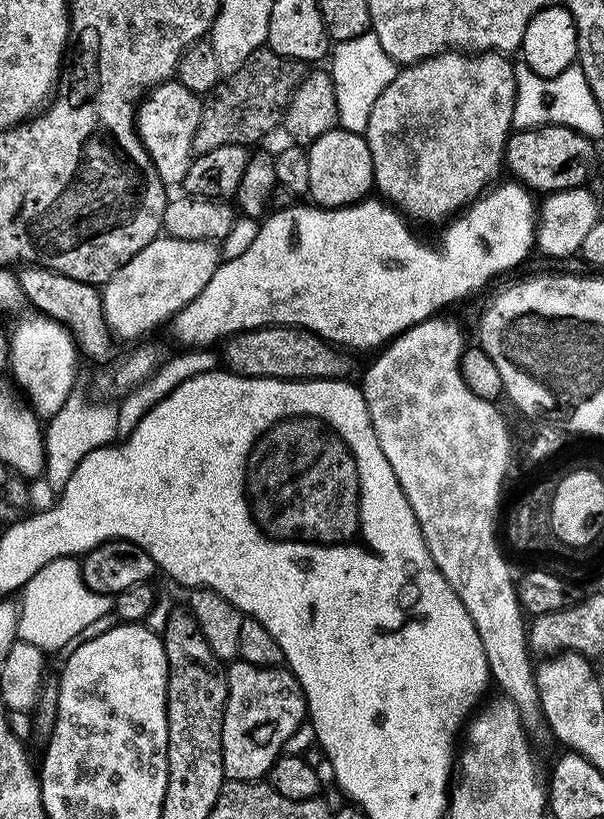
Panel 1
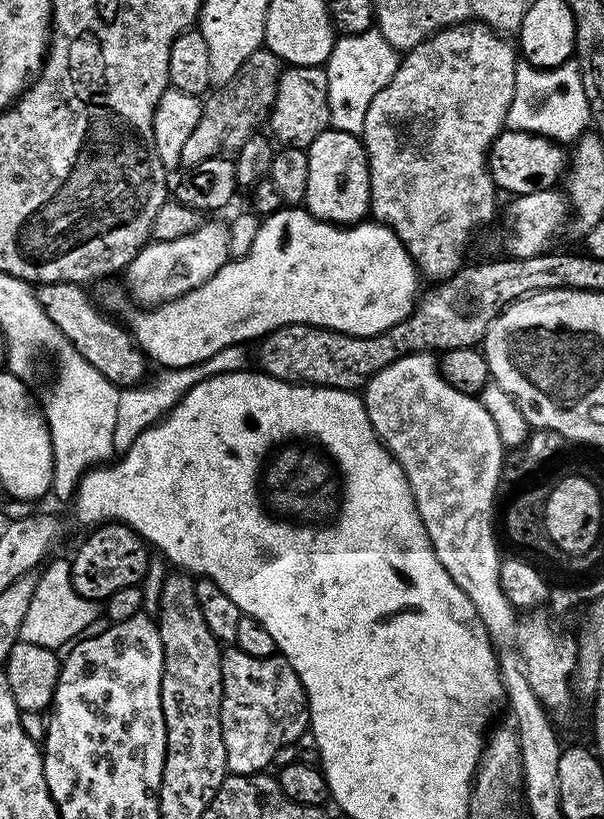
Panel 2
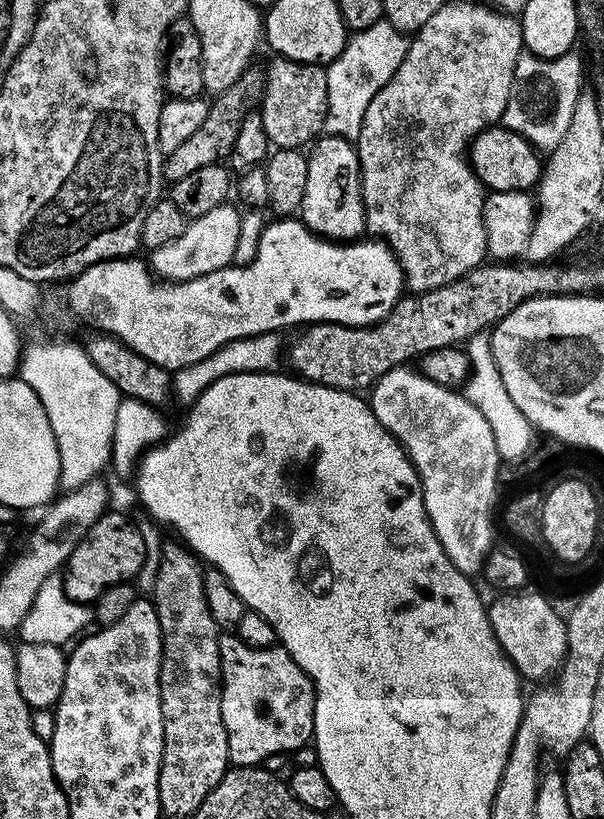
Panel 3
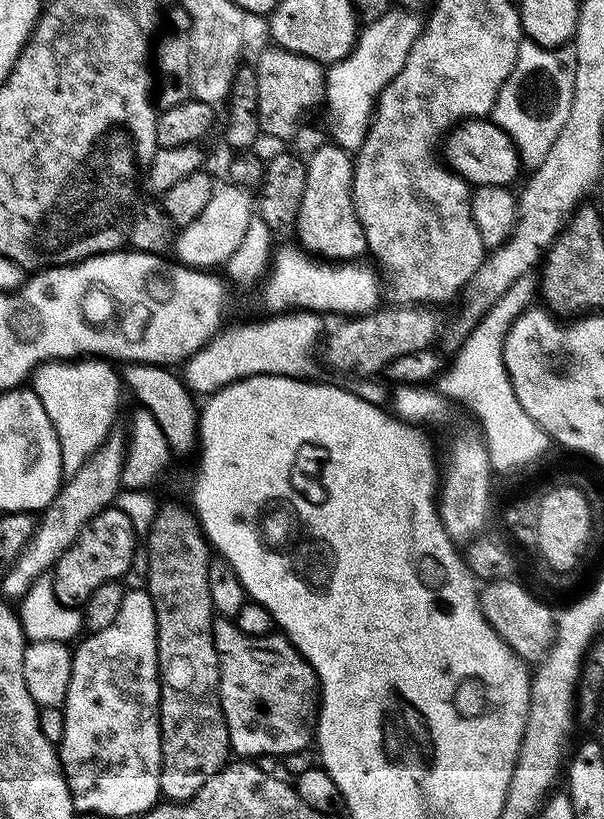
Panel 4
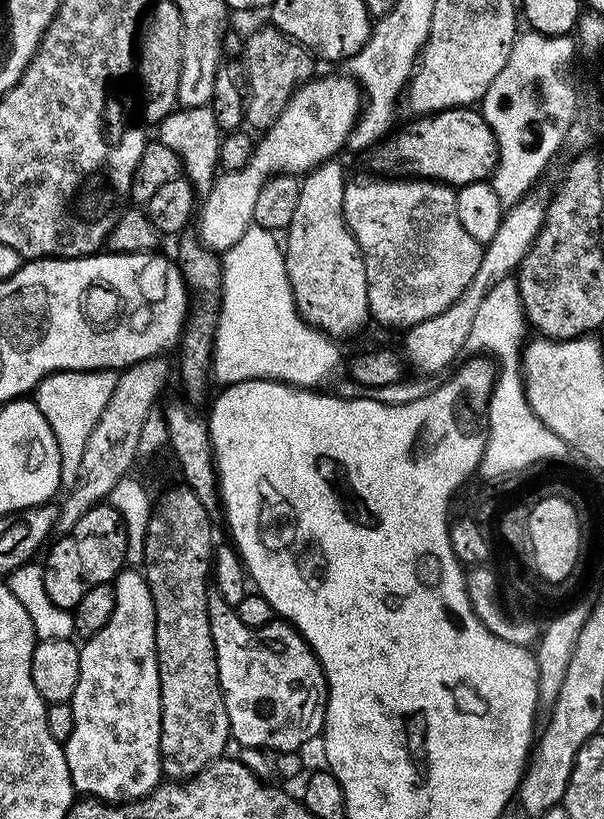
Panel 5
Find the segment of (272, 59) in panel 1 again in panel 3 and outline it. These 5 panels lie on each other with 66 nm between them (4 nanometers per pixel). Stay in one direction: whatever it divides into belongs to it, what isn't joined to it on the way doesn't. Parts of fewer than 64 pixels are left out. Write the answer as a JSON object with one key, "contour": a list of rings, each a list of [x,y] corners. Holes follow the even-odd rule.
{"contour":[[[256,66],[248,67],[230,86],[230,90],[219,93],[209,103],[208,117],[206,122],[186,142],[175,145],[164,158],[164,179],[168,182],[175,182],[186,178],[186,174],[194,174],[194,170],[202,170],[202,166],[210,166],[227,161],[232,154],[234,138],[238,138],[238,130],[246,114],[253,111],[264,97],[264,72],[256,69]],[[216,100],[216,101],[215,101]],[[172,152],[172,153],[171,153]]]}

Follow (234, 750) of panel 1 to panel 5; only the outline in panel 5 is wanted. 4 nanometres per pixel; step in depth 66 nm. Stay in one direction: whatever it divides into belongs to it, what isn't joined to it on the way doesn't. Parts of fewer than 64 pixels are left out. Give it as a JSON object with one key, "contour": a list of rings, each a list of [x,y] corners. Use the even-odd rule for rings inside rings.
{"contour":[[[212,590],[208,593],[208,613],[210,614],[210,638],[214,638],[214,650],[218,658],[218,678],[220,679],[220,689],[224,695],[224,705],[228,715],[228,727],[233,741],[237,740],[240,748],[262,748],[269,753],[277,754],[281,752],[300,752],[303,744],[308,744],[312,739],[319,737],[324,731],[324,715],[328,705],[328,679],[324,677],[322,666],[314,654],[314,650],[302,638],[302,634],[296,627],[287,622],[273,622],[261,628],[251,628],[238,618],[235,607],[228,604],[222,598],[222,594]]]}

